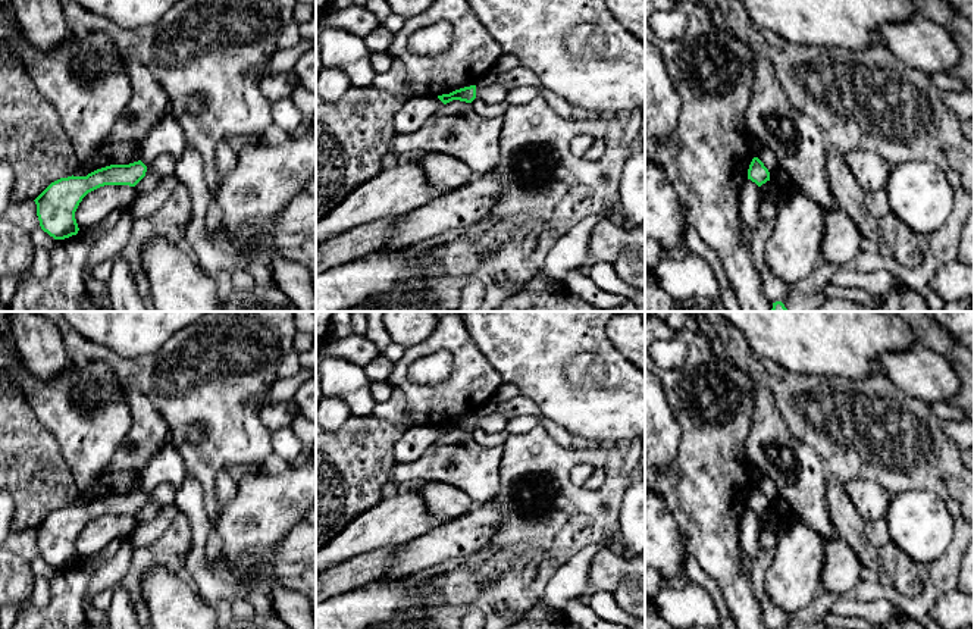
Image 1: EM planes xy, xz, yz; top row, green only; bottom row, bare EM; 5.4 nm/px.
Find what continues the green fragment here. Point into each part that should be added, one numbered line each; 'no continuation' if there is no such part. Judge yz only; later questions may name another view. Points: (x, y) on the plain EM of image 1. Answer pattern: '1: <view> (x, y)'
no continuation

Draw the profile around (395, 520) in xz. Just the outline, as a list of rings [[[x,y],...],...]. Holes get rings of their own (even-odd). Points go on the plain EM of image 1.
[[[411,484],[350,522],[328,545],[316,551],[316,573],[323,573],[356,556],[404,545],[426,533],[436,522]]]

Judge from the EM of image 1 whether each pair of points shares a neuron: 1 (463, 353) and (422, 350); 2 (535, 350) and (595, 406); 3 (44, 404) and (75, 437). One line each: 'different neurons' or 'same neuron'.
1: same neuron
2: same neuron
3: same neuron

